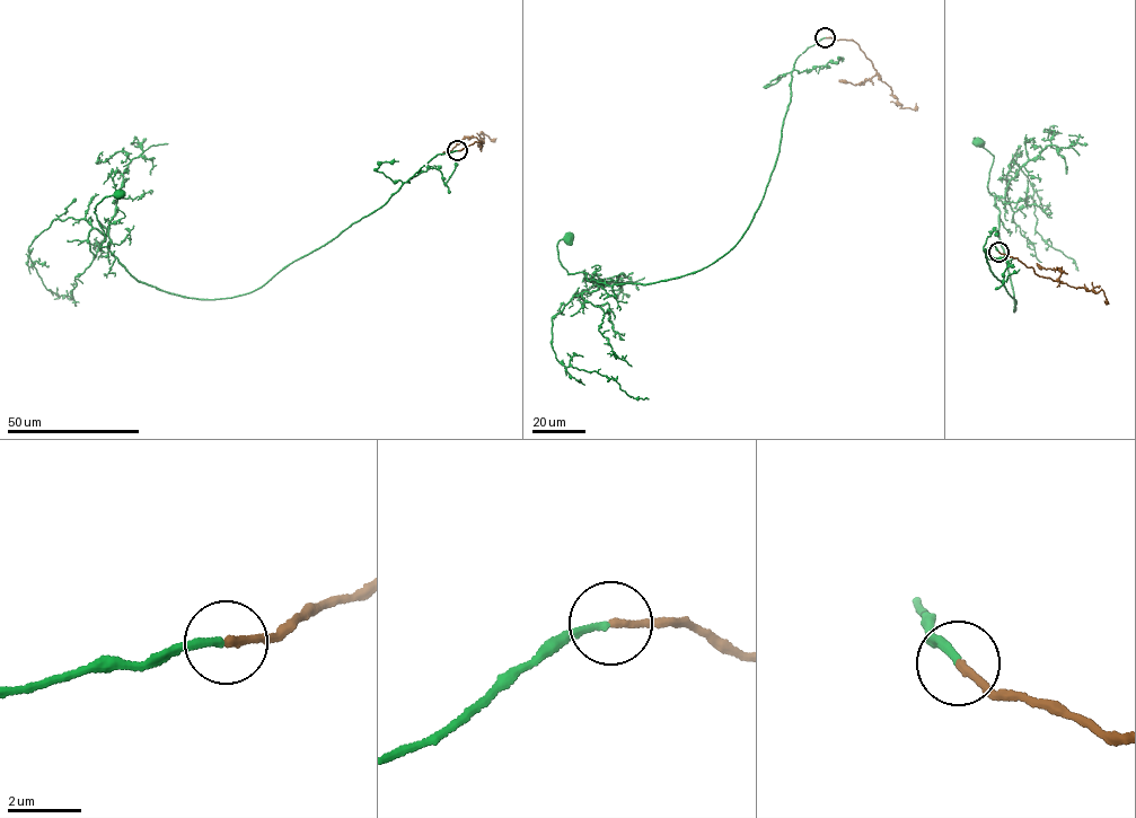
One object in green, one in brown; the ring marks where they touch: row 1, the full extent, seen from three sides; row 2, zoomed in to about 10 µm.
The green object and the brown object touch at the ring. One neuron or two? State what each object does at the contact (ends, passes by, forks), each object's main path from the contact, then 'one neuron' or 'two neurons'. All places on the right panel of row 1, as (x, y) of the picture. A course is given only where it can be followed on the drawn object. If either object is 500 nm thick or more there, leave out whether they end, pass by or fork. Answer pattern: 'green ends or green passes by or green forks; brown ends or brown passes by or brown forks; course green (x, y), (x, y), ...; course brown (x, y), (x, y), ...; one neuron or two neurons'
green ends; brown ends; course green (998, 252), (987, 248), (986, 262), (1016, 301), (1014, 311), (1000, 212), (987, 186), (994, 156), (976, 142); course brown (998, 252), (1016, 257), (1039, 275), (1089, 290), (1101, 290), (1107, 301), (1104, 300); one neuron

